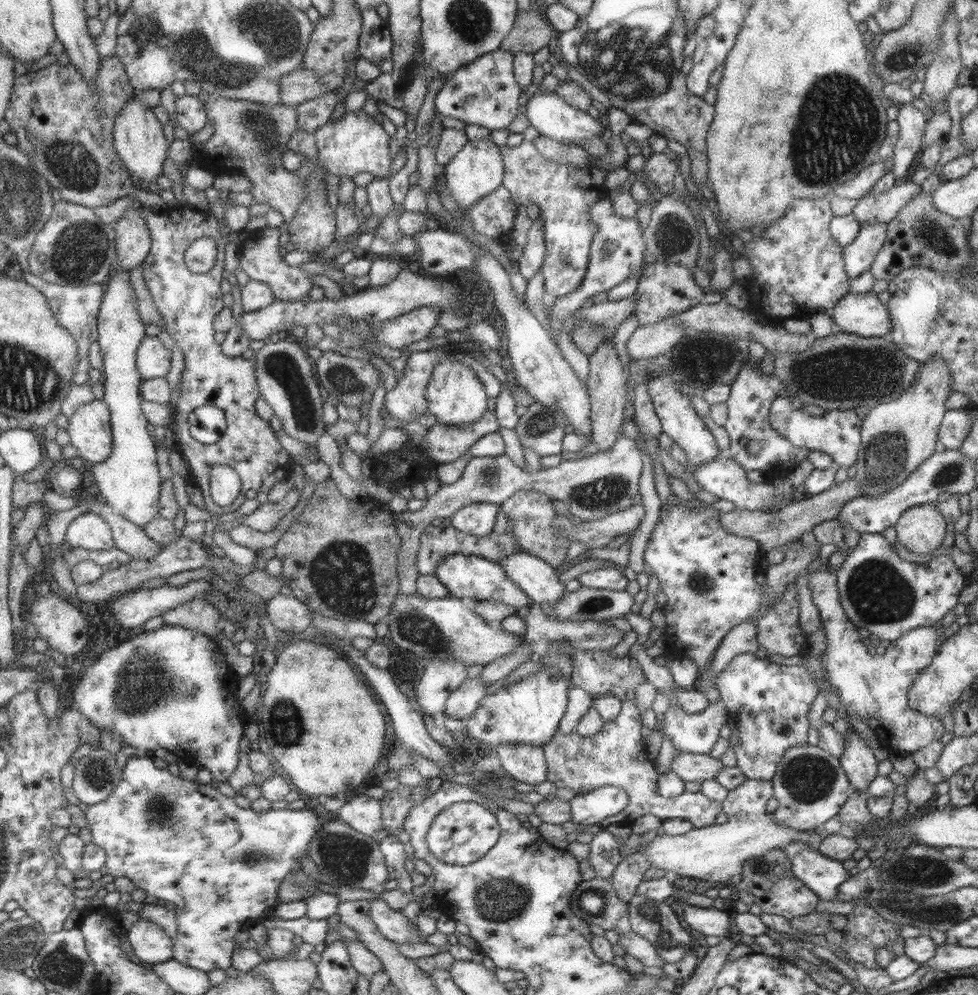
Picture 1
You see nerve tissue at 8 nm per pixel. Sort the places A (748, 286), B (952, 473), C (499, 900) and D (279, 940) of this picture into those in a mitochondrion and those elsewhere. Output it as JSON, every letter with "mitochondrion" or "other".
{"A":"other","B":"mitochondrion","C":"mitochondrion","D":"other"}

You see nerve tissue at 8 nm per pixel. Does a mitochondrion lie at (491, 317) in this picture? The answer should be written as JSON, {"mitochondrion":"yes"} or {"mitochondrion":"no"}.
{"mitochondrion":"no"}

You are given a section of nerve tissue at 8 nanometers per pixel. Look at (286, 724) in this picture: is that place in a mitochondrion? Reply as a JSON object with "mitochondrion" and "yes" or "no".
{"mitochondrion":"yes"}

